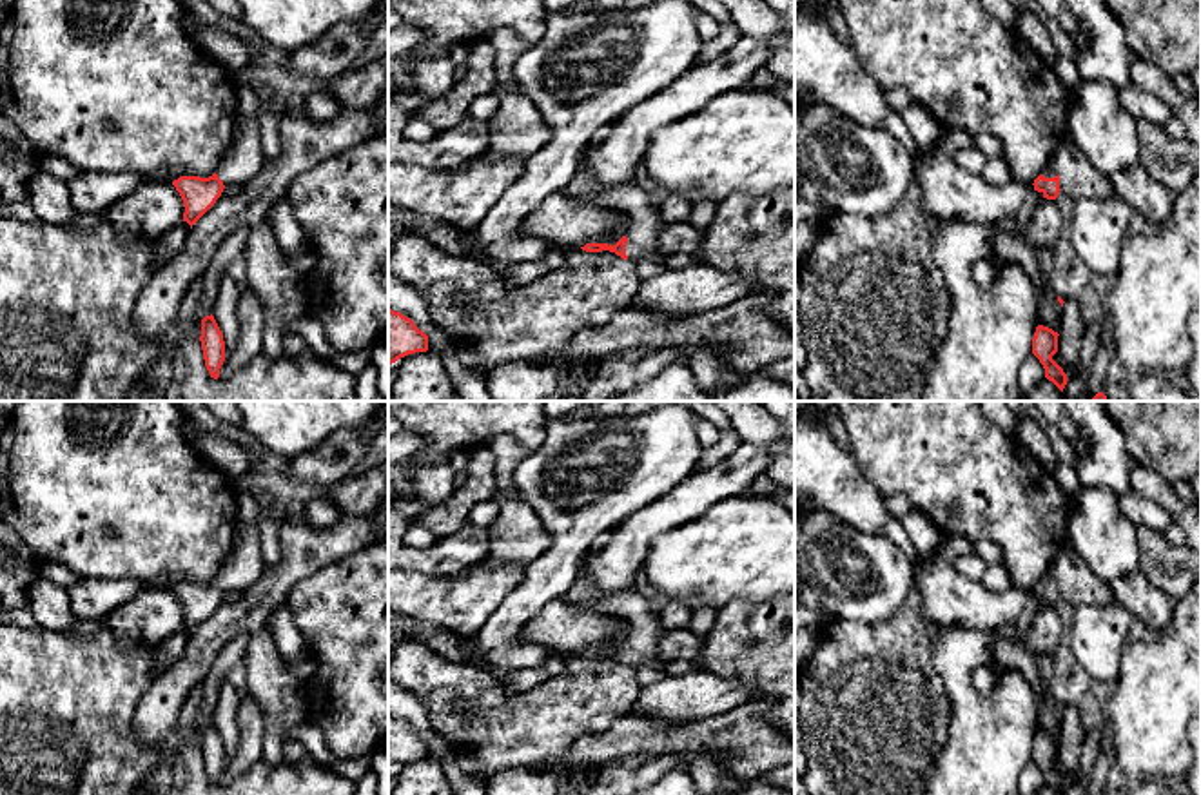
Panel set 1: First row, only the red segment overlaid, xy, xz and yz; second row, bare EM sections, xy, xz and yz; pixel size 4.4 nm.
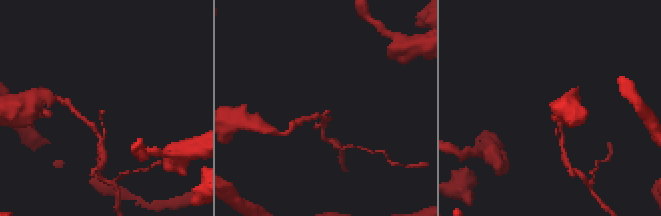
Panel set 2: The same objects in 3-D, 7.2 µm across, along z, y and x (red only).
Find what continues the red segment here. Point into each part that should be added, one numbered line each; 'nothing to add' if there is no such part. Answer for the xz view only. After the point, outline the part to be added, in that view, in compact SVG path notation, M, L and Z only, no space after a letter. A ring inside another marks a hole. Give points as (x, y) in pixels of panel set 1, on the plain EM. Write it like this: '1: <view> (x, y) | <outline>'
nothing to add

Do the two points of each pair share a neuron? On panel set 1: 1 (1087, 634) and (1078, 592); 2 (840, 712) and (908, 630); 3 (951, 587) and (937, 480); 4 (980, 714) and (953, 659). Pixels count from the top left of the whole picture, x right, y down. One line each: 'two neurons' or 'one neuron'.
1: two neurons
2: one neuron
3: two neurons
4: one neuron

